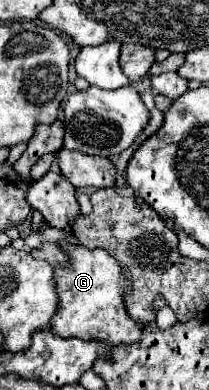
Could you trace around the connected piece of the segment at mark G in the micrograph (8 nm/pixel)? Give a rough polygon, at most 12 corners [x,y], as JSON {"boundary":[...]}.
{"boundary":[[59,241],[59,337],[137,343],[131,283],[105,249]]}

